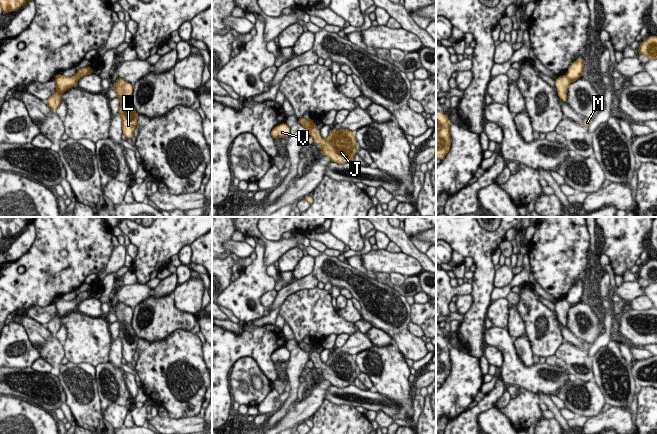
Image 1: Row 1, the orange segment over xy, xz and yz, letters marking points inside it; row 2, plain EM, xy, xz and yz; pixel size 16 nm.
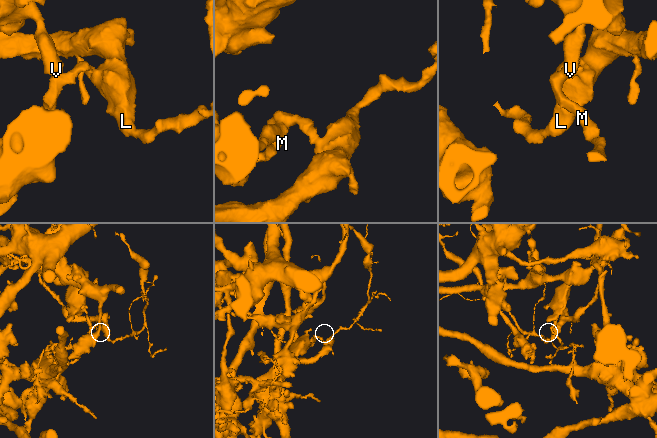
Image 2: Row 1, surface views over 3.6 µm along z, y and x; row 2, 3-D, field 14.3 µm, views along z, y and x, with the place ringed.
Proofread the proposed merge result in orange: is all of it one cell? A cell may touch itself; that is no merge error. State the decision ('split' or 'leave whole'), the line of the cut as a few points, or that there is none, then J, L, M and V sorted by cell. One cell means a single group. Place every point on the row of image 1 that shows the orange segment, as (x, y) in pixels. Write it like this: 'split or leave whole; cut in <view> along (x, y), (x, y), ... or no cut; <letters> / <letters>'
split; cut in yz along (566, 74), (571, 81); J L M / V

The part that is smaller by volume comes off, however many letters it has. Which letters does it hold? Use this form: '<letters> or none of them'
J, L, M

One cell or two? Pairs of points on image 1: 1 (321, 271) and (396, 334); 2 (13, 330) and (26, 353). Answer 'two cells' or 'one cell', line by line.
1: one cell
2: one cell

